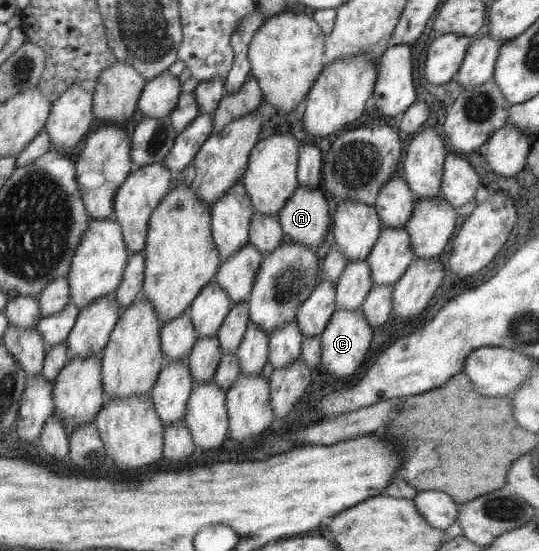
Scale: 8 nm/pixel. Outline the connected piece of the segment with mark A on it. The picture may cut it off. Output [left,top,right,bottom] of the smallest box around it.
[278,185,329,251]

